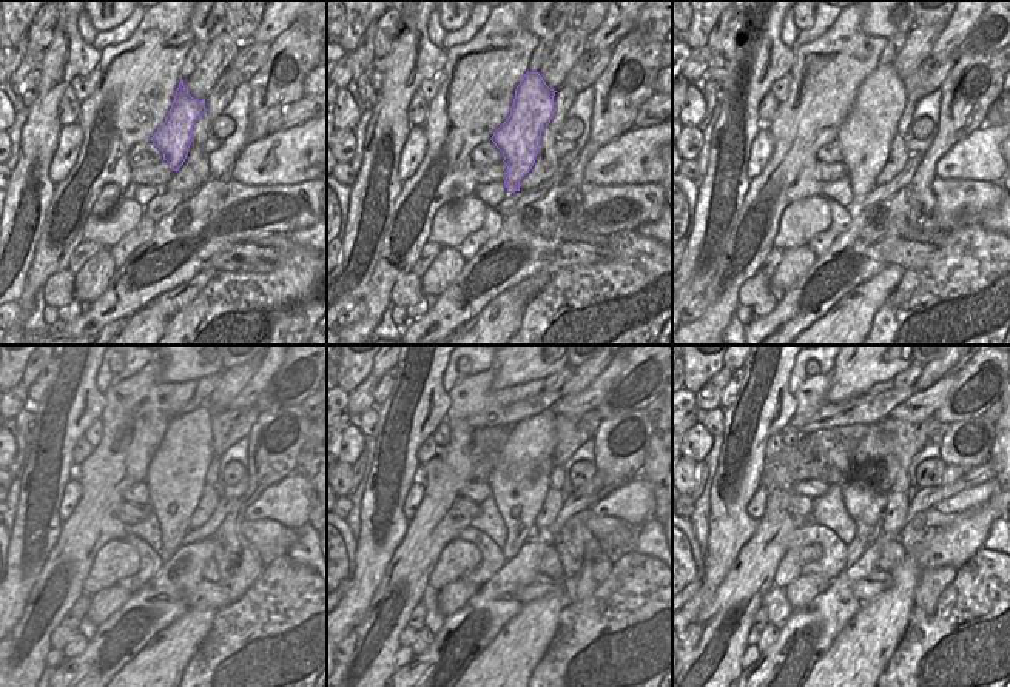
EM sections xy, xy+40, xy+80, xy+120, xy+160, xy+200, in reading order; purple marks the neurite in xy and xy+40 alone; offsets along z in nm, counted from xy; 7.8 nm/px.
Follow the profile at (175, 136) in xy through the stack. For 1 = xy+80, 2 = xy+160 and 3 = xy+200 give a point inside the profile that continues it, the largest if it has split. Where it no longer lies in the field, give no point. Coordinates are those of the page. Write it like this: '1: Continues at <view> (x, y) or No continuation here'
1: Continues at xy+80 (865, 137)
2: Continues at xy+160 (520, 479)
3: Continues at xy+200 (865, 504).

